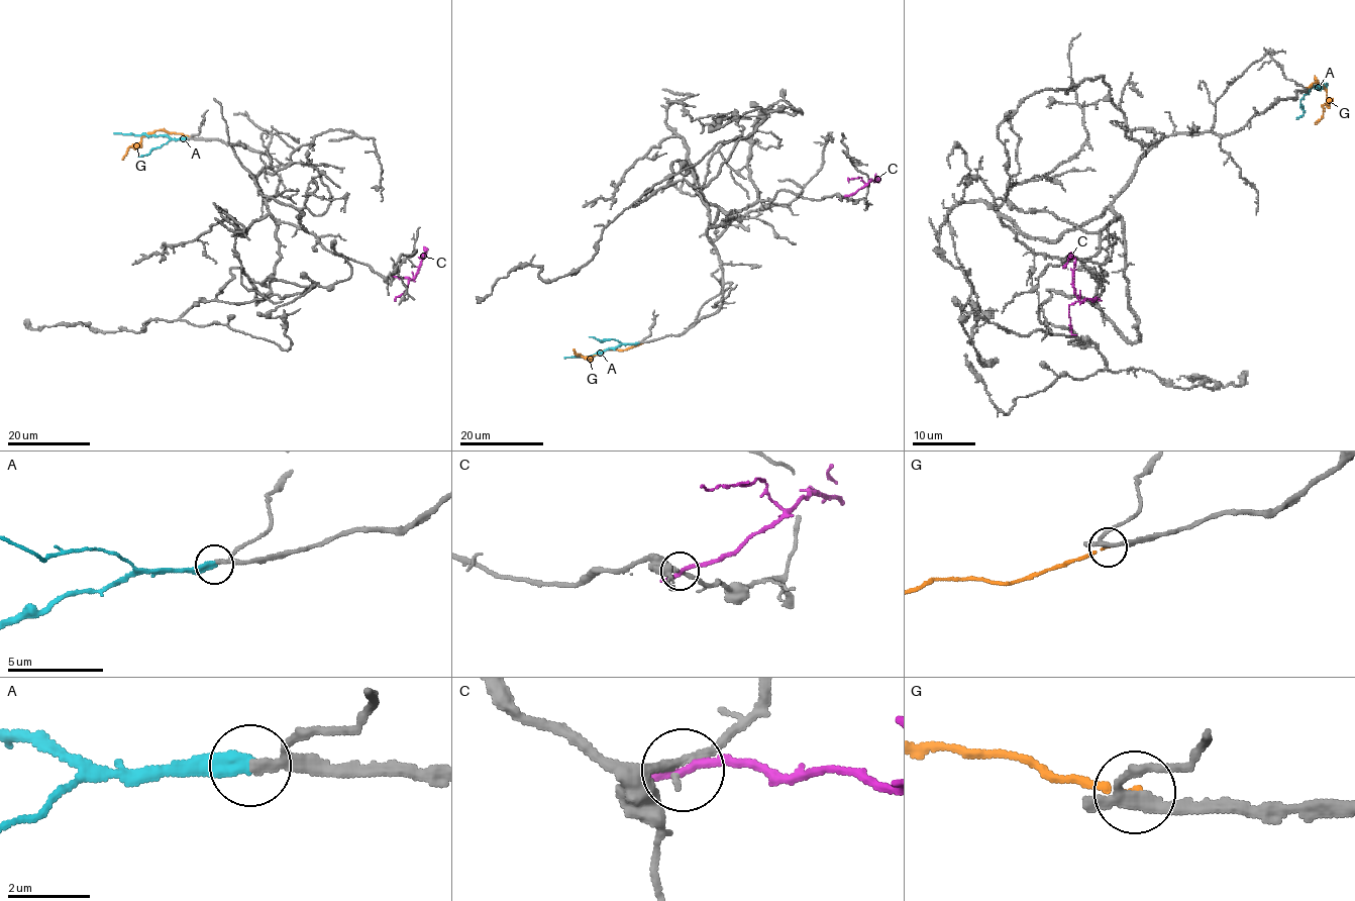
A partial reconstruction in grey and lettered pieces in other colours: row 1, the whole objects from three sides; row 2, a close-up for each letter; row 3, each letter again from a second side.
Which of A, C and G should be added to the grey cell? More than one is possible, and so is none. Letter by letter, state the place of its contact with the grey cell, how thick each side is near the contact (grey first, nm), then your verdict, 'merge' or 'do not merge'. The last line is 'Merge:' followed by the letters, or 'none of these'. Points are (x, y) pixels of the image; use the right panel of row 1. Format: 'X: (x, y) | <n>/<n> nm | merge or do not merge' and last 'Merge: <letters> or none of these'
A: (1307, 90) | 190/440 nm | merge
C: (1098, 299) | 220/280 nm | do not merge
G: (1307, 89) | 260/130 nm | do not merge
Merge: A

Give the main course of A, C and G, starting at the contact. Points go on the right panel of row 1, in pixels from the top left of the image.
A: (1306, 91), (1327, 83)
C: (1098, 298), (1081, 301), (1073, 291), (1075, 260), (1070, 258), (1062, 268)
G: (1306, 89), (1318, 82), (1316, 79), (1327, 90), (1323, 116), (1315, 124)

